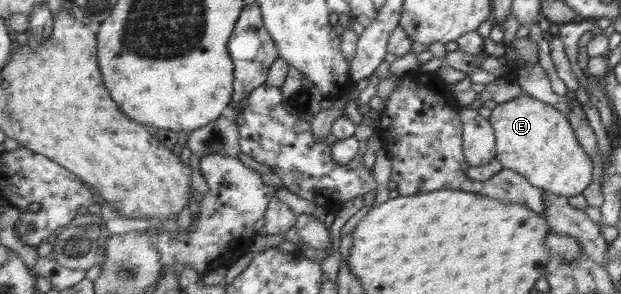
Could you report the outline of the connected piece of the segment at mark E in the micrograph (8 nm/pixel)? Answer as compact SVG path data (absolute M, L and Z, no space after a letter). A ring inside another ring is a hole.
M521 93L510 101L498 104L492 109L488 120L493 126L496 138L496 159L502 163L504 169L511 169L523 175L534 187L567 198L581 194L592 183L593 161L591 157L588 157L585 149L579 145L577 135L567 115L551 104Z

